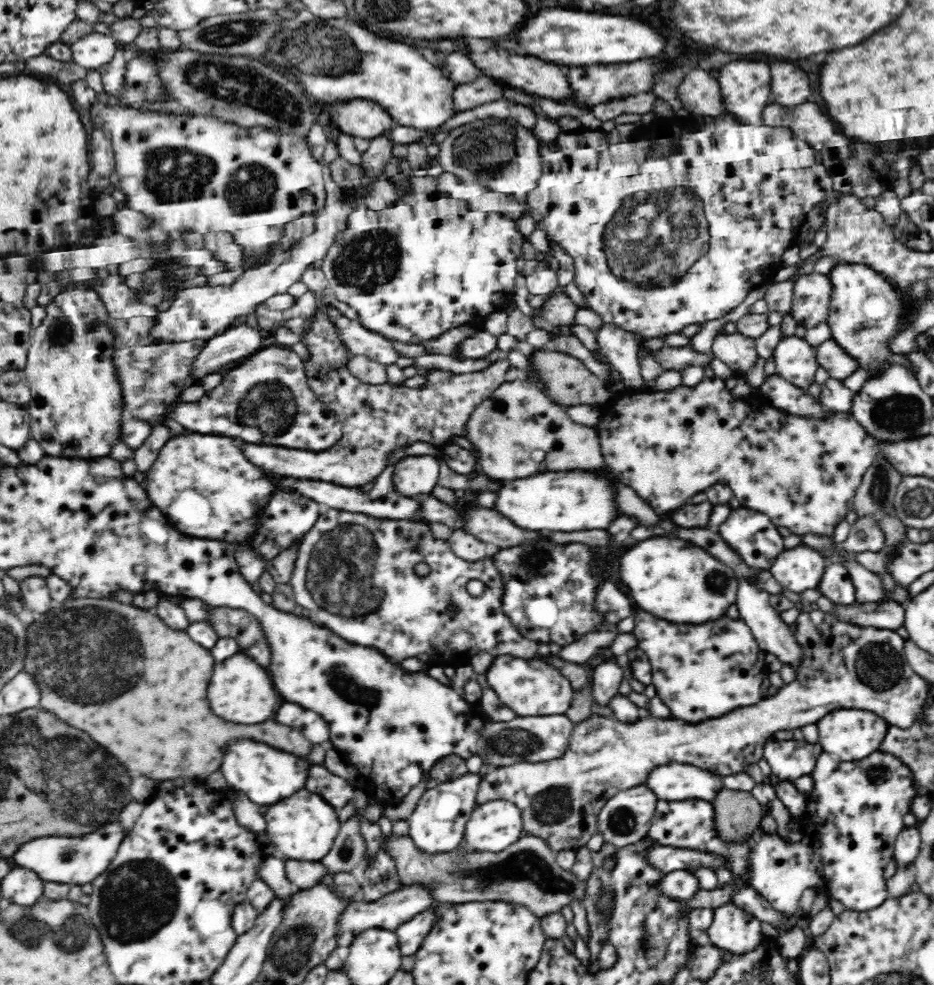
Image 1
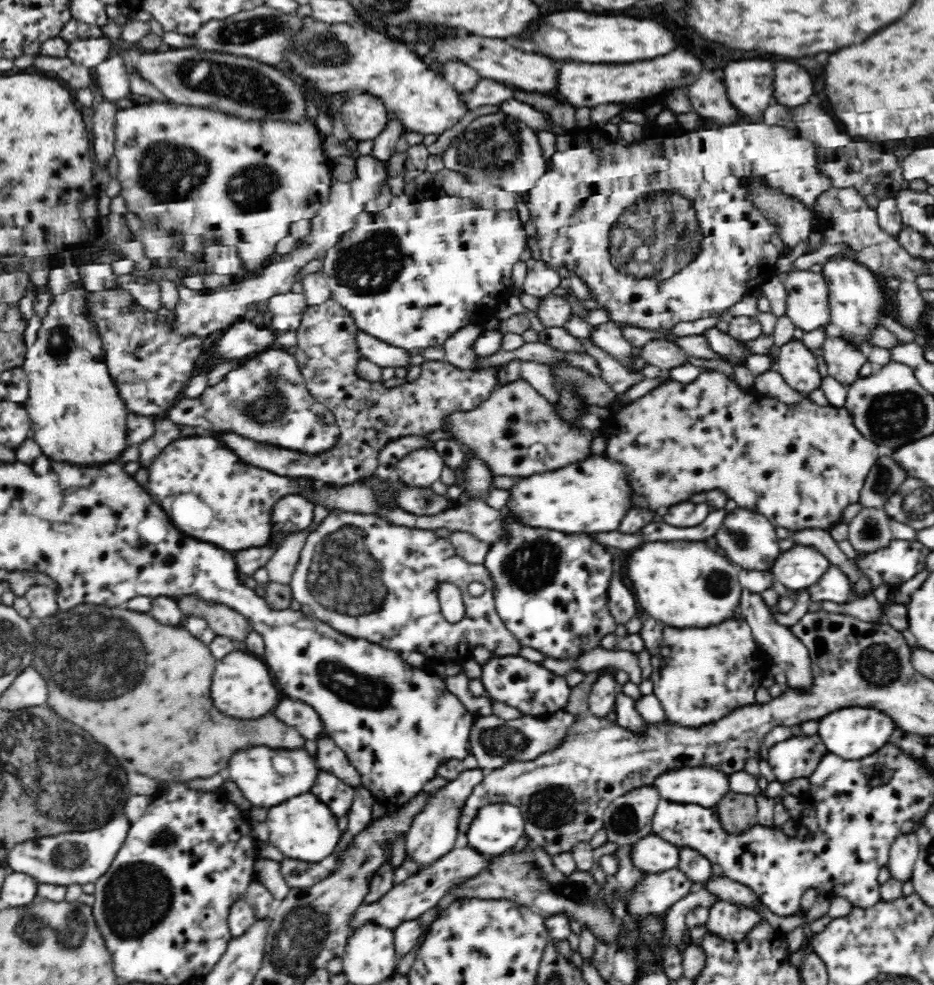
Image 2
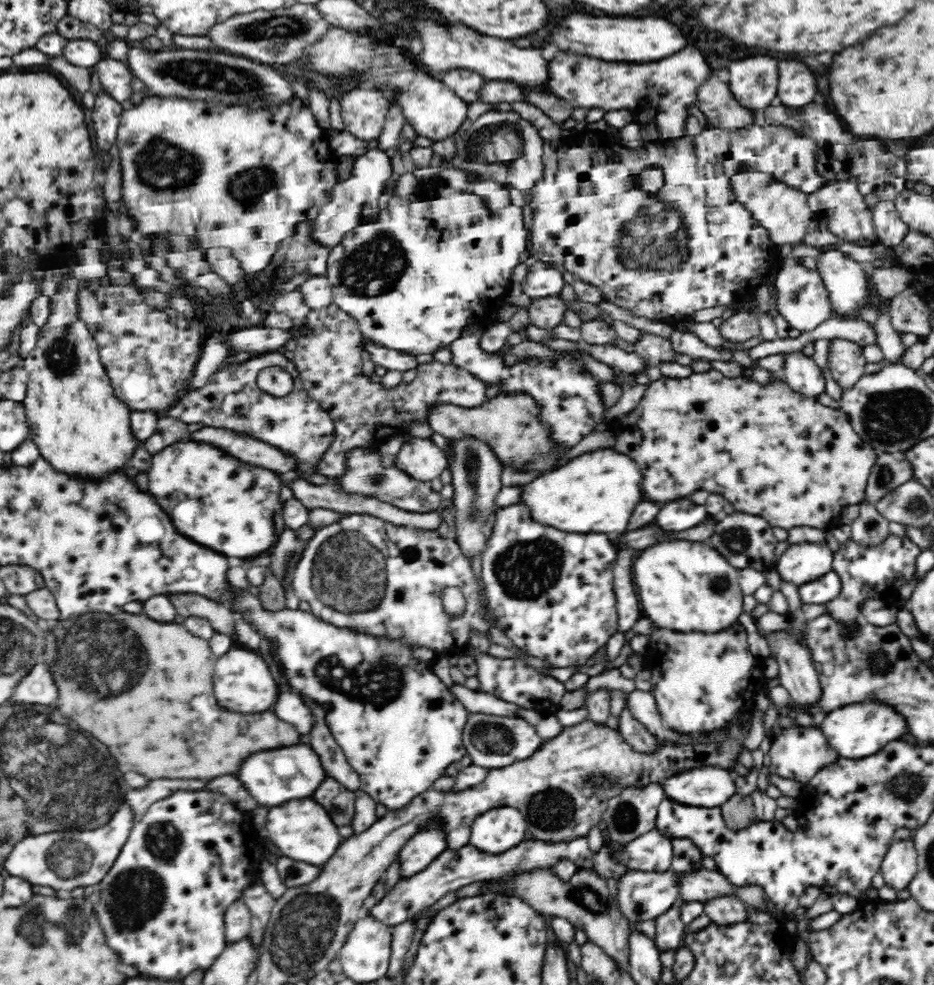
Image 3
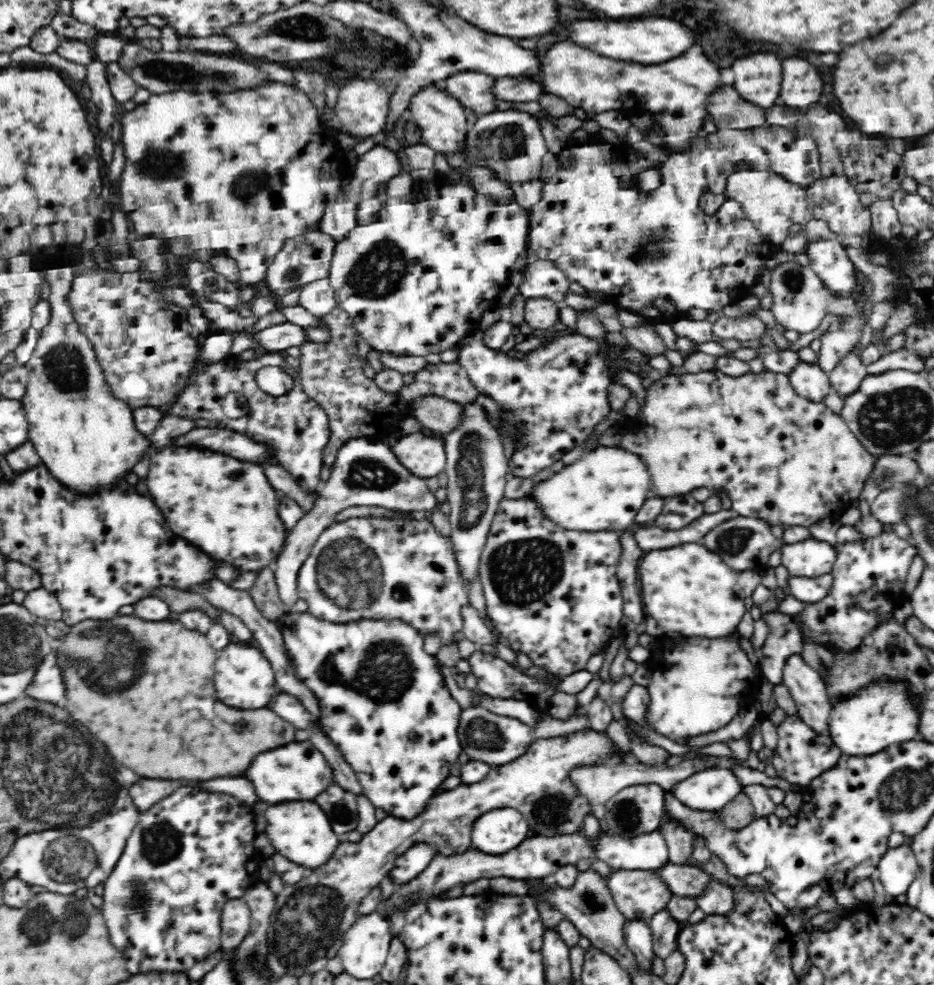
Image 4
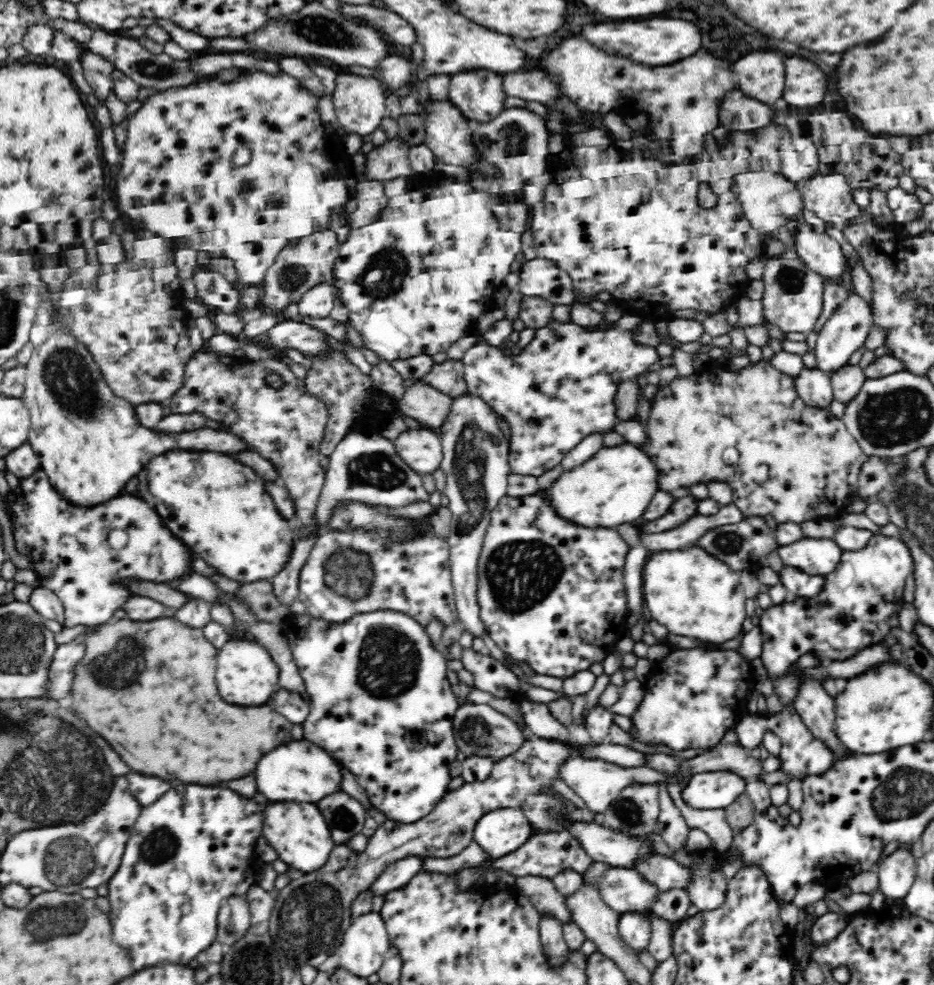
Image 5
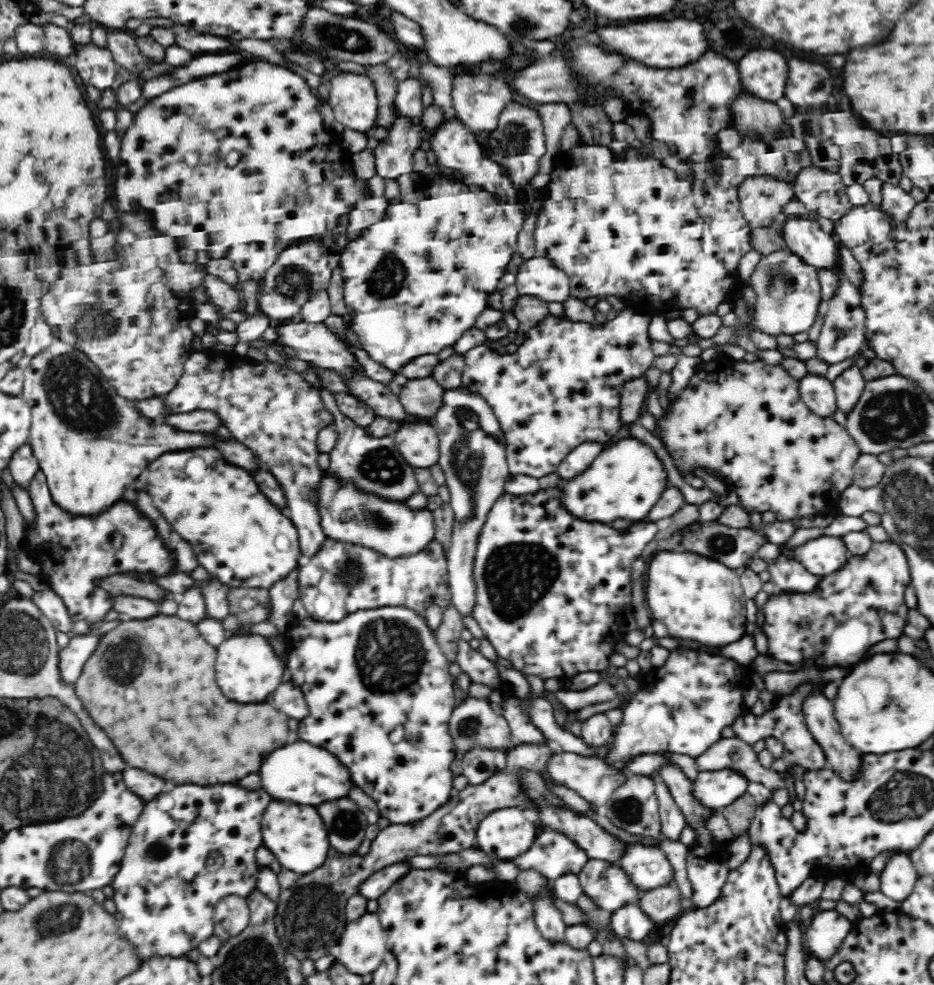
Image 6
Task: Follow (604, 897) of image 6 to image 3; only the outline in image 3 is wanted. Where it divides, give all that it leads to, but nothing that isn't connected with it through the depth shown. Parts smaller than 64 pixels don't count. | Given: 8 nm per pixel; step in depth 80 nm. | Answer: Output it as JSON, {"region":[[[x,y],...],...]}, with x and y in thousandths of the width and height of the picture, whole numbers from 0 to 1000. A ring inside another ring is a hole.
{"region":[[[719,882],[711,885],[672,883],[660,891],[662,922],[677,937],[701,933],[707,928],[711,928],[726,913],[726,892],[722,890]]]}

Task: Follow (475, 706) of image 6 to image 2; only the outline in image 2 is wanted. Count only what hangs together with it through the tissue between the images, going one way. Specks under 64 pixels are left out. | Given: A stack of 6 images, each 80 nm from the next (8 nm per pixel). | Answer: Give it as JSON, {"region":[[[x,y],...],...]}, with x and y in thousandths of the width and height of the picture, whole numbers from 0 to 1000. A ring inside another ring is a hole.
{"region":[[[605,721],[596,722],[586,728],[561,727],[555,731],[542,731],[530,726],[507,726],[506,739],[503,743],[503,763],[511,772],[512,780],[520,784],[537,780],[546,774],[563,774],[576,770],[578,765],[597,757],[597,753],[606,747],[608,739],[621,730]]]}

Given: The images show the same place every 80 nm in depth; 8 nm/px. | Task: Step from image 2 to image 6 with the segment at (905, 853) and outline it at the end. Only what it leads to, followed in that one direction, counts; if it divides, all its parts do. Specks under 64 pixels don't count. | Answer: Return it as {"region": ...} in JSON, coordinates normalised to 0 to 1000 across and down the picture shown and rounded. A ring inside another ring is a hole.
{"region":[[[959,866],[942,887],[943,906],[959,916],[972,912],[982,894],[982,883],[972,867]]]}

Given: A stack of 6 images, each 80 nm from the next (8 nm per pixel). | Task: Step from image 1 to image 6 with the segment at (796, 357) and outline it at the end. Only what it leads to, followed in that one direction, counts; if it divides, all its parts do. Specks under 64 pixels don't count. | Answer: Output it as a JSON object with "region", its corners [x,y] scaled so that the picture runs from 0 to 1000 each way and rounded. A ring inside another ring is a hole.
{"region":[[[865,379],[855,390],[858,405],[865,411],[867,417],[880,424],[893,422],[896,404],[889,386]]]}

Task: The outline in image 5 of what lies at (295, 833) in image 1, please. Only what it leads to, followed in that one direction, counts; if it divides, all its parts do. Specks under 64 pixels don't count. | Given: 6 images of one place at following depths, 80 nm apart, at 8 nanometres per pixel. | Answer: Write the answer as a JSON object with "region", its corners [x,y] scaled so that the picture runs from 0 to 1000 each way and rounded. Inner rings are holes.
{"region":[[[317,814],[289,816],[283,826],[282,841],[281,849],[297,865],[298,872],[323,887],[336,885],[347,879],[358,861],[352,839],[348,830],[345,830],[345,823],[340,822],[338,816],[325,816],[325,820],[323,816]]]}

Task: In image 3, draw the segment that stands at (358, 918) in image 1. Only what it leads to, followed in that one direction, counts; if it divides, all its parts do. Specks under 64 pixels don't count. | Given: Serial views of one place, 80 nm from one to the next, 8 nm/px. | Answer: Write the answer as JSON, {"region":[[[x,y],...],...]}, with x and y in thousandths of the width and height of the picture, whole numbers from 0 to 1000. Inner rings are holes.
{"region":[[[623,849],[610,855],[585,855],[565,850],[555,859],[534,868],[513,864],[503,857],[490,863],[478,862],[469,867],[469,871],[458,881],[439,891],[428,891],[420,904],[398,922],[395,929],[401,930],[407,936],[415,939],[425,939],[443,933],[456,922],[469,916],[473,910],[478,910],[480,906],[489,905],[505,895],[525,894],[580,882],[592,882],[597,875],[604,875],[604,873],[615,875],[619,883],[635,882],[636,865],[632,862],[630,852]]]}

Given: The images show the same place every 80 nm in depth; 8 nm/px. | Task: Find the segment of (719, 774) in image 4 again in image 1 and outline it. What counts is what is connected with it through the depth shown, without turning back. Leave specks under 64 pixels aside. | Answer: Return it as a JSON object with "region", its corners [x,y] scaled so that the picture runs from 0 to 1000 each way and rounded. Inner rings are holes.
{"region":[[[743,777],[703,778],[691,794],[707,812],[762,814],[776,799],[774,788]]]}

